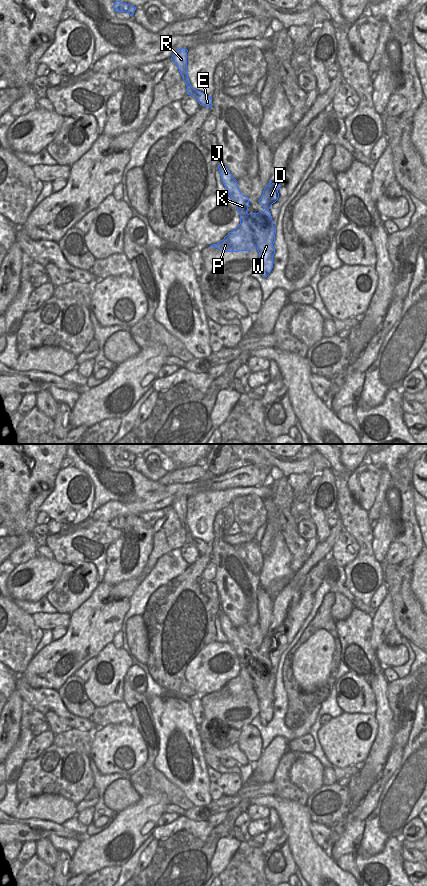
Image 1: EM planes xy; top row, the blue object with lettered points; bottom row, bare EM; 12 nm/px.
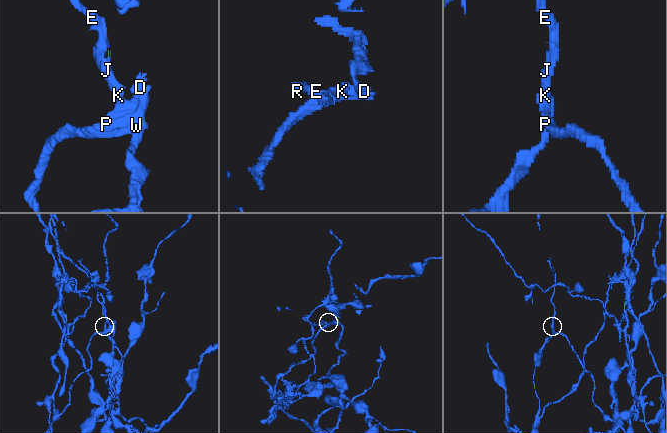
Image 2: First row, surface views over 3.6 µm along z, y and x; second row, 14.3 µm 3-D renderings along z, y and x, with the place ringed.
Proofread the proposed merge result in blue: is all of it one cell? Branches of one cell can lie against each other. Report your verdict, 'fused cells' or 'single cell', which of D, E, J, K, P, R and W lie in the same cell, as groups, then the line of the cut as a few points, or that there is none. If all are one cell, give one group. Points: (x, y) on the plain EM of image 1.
fused cells; D W / E J K P R; cut in xy along (247, 662), (247, 670), (256, 693)

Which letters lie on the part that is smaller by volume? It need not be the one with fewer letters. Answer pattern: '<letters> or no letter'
E, J, K, P, R

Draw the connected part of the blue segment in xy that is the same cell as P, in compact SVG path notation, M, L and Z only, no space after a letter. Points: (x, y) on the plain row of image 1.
M222 610L219 611L218 616L221 628L228 639L228 643L236 652L236 656L240 663L240 672L236 677L229 680L223 688L217 692L210 693L210 695L217 695L223 700L252 699L256 694L256 688L251 674L247 669L247 658L250 646L244 644L240 640L237 634L237 628Z

